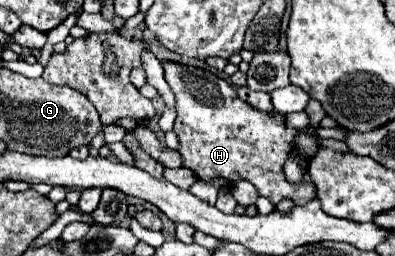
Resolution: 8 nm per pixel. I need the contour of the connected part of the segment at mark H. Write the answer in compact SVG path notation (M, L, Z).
M164 62L164 74L176 98L178 116L174 132L180 142L182 166L192 170L198 180L212 182L214 178L224 178L230 184L246 180L272 204L290 198L294 206L300 206L316 198L316 188L308 180L308 162L302 162L304 180L300 184L290 184L284 176L284 162L294 154L294 140L302 130L288 128L278 112L256 112L256 108L236 96L236 90L226 80L208 70Z

